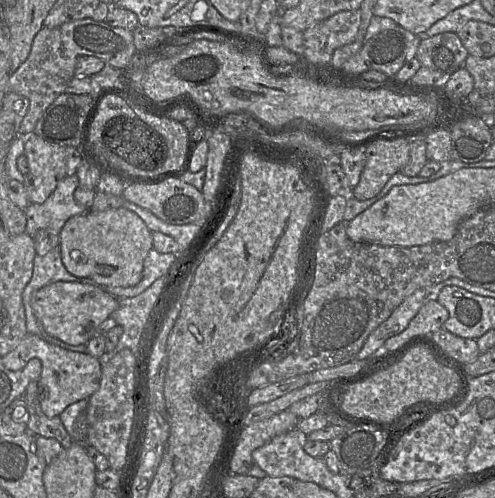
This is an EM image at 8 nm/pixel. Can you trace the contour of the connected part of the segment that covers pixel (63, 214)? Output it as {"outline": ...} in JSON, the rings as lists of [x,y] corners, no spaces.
{"outline":[[[77,175],[66,176],[44,203],[30,203],[24,210],[27,220],[26,233],[33,239],[42,229],[59,234],[69,218],[86,213],[88,209],[74,198],[78,186]]]}

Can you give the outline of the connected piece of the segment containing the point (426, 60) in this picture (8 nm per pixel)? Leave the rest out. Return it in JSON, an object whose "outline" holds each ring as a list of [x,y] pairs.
{"outline":[[[444,32],[432,37],[420,37],[415,57],[422,66],[452,75],[463,67],[468,55],[457,33]]]}

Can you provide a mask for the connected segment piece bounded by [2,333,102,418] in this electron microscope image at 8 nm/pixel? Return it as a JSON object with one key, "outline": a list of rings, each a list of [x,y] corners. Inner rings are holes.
{"outline":[[[28,333],[19,345],[2,358],[2,364],[11,371],[23,369],[33,358],[42,363],[38,380],[41,409],[48,418],[59,416],[69,405],[88,400],[100,387],[102,367],[98,358],[51,344],[41,337]]]}

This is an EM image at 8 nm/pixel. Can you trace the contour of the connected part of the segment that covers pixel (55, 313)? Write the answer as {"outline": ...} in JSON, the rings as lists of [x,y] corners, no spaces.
{"outline":[[[58,281],[36,291],[31,306],[47,334],[67,344],[79,346],[87,345],[96,328],[119,307],[119,302],[117,297],[101,286]]]}

